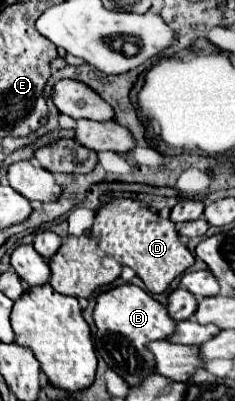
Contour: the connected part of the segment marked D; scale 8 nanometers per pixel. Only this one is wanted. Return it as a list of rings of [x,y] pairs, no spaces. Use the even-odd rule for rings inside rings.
[[[113,197],[95,213],[95,221],[89,233],[83,233],[79,237],[69,235],[57,249],[55,257],[49,259],[49,283],[59,293],[67,293],[73,297],[89,297],[97,287],[115,281],[121,273],[121,267],[129,265],[137,275],[143,277],[151,293],[163,293],[169,283],[195,261],[187,245],[179,241],[179,235],[183,239],[205,235],[209,223],[205,219],[199,219],[203,215],[203,209],[205,203],[201,199],[183,197],[171,209],[171,219],[163,219],[159,217],[159,213],[153,213],[149,207],[141,205],[135,199]],[[175,223],[183,223],[179,227],[179,233],[175,229]]]

